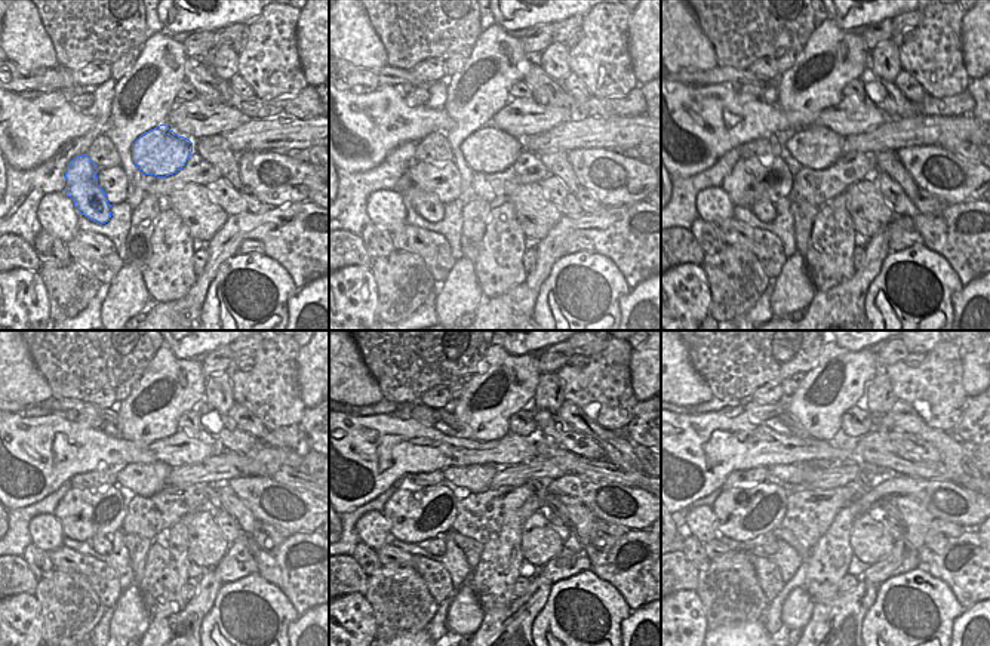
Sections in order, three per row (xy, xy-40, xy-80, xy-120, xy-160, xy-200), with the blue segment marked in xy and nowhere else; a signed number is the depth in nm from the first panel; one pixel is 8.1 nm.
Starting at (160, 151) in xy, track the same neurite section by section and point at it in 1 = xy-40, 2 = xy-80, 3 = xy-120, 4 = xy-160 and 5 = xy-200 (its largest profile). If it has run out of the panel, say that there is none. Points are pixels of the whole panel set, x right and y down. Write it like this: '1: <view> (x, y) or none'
1: xy-40 (488, 150)
2: xy-80 (815, 147)
3: xy-120 (145, 480)
4: xy-160 (472, 479)
5: xy-200 (795, 474)

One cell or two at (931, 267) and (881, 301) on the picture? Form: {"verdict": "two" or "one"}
{"verdict": "one"}

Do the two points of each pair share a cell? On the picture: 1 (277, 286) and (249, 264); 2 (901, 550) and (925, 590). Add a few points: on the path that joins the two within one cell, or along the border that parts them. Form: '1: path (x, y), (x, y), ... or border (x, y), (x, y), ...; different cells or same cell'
1: path (271, 279), (257, 270); same cell
2: border (918, 566), (892, 575), (881, 584); different cells

